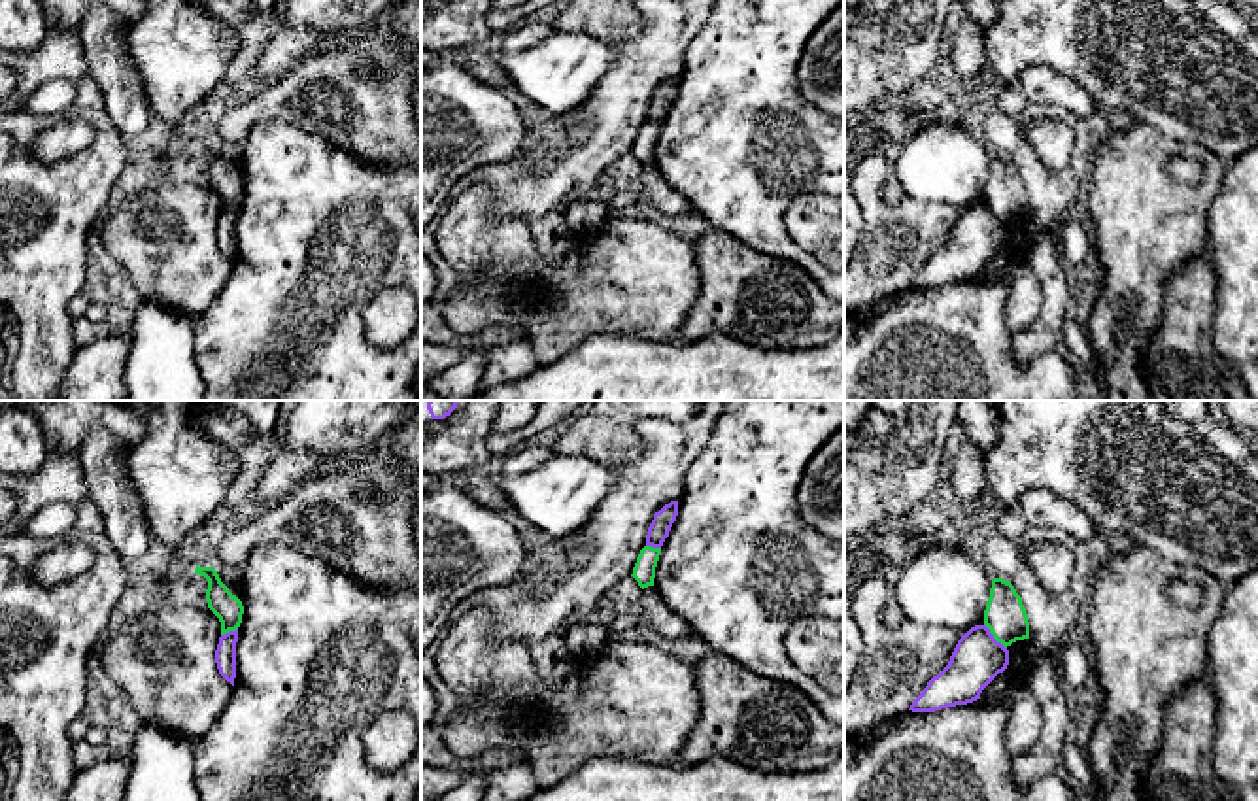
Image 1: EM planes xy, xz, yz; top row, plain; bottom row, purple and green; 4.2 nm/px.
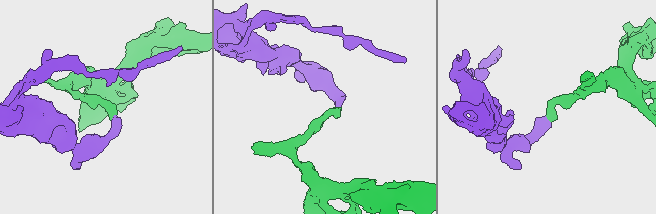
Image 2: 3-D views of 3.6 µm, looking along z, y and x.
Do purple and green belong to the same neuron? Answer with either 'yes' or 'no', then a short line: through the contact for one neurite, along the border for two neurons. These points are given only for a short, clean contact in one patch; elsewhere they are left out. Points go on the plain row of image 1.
no | yz (985, 201), (1005, 225)

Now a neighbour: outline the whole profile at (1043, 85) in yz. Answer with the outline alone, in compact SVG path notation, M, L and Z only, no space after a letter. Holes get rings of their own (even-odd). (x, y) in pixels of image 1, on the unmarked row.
M1031 66L1020 74L1020 87L1028 102L1065 108L1077 117L1099 113L1096 100L1069 76L1048 66Z

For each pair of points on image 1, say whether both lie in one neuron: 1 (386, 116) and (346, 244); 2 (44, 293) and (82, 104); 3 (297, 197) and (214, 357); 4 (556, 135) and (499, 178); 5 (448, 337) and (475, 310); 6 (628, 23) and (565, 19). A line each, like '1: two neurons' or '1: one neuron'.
1: two neurons
2: one neuron
3: one neuron
4: one neuron
5: two neurons
6: one neuron

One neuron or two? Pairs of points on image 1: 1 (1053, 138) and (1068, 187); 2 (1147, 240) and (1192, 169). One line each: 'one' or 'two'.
1: two
2: two

